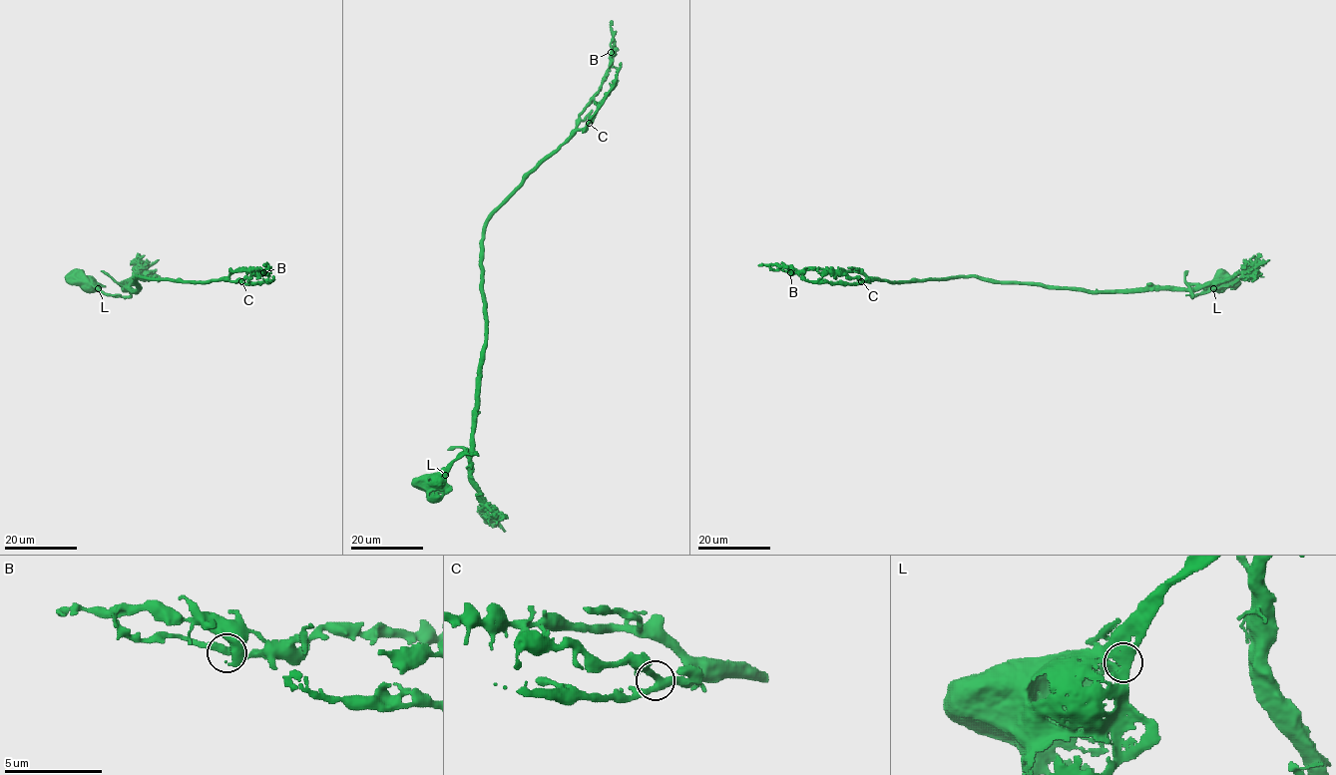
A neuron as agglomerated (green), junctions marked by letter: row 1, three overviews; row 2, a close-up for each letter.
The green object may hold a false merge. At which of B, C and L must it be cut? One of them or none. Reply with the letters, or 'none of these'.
none of these

